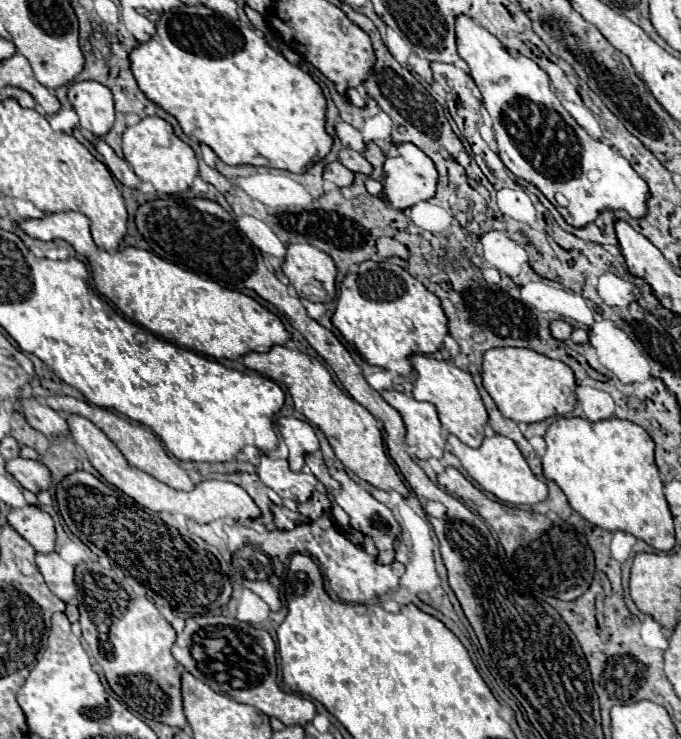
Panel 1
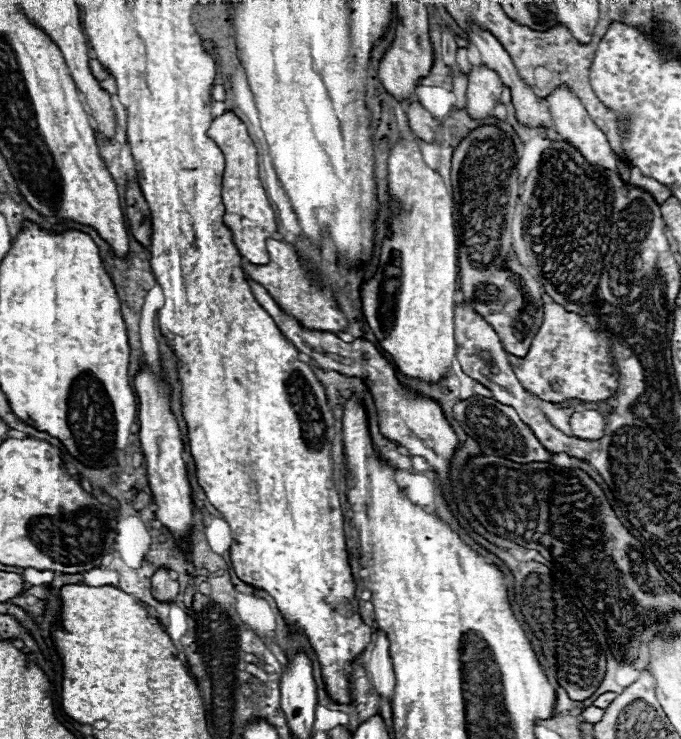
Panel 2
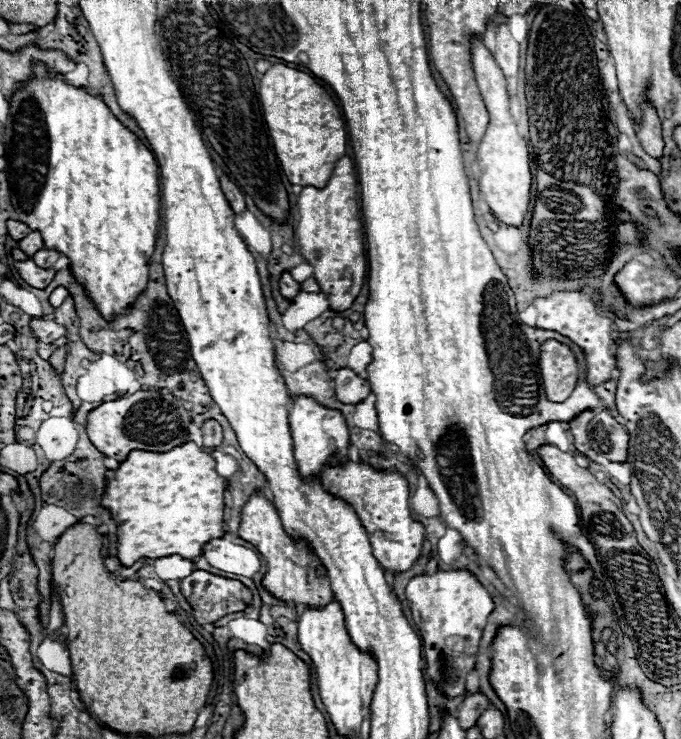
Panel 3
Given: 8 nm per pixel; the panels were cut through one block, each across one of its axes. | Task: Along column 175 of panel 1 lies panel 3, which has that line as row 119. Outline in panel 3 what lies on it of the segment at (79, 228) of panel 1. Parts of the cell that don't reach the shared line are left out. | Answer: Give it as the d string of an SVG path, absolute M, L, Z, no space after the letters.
M274 64L260 80L258 98L276 158L288 182L324 188L334 164L346 154L346 122L332 96L312 76L284 64Z

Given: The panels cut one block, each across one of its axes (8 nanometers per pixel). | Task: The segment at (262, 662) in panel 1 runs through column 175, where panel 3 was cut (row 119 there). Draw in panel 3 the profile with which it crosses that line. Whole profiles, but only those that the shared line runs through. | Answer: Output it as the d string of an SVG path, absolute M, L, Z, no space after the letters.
M644 104L642 110L644 110L644 118L642 118L642 126L636 128L636 136L638 136L644 152L648 152L652 158L660 158L662 148L664 148L660 120L658 120L656 110L652 106Z

